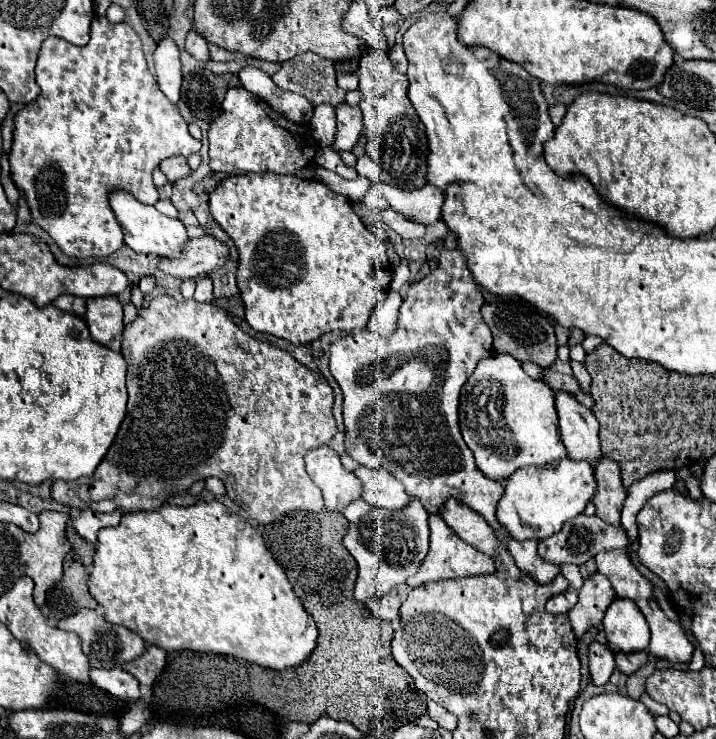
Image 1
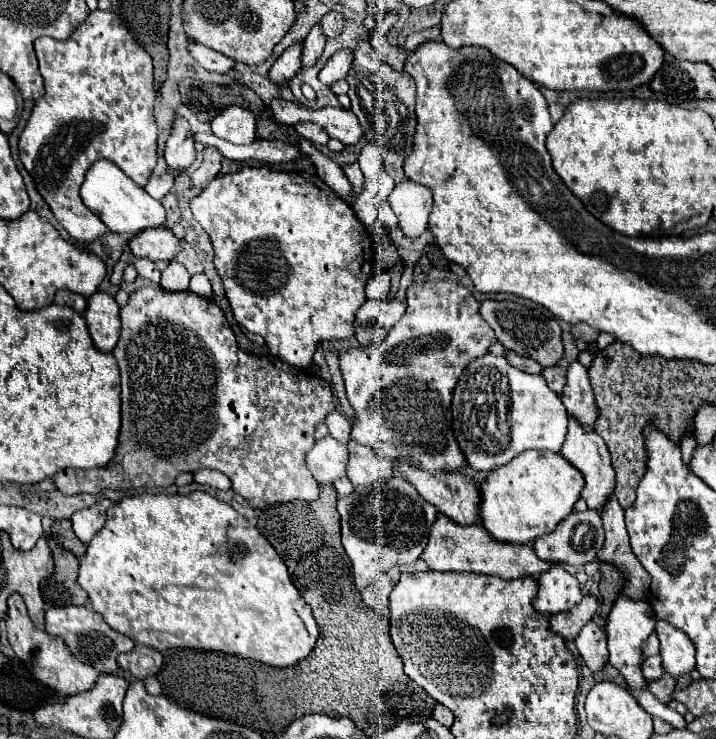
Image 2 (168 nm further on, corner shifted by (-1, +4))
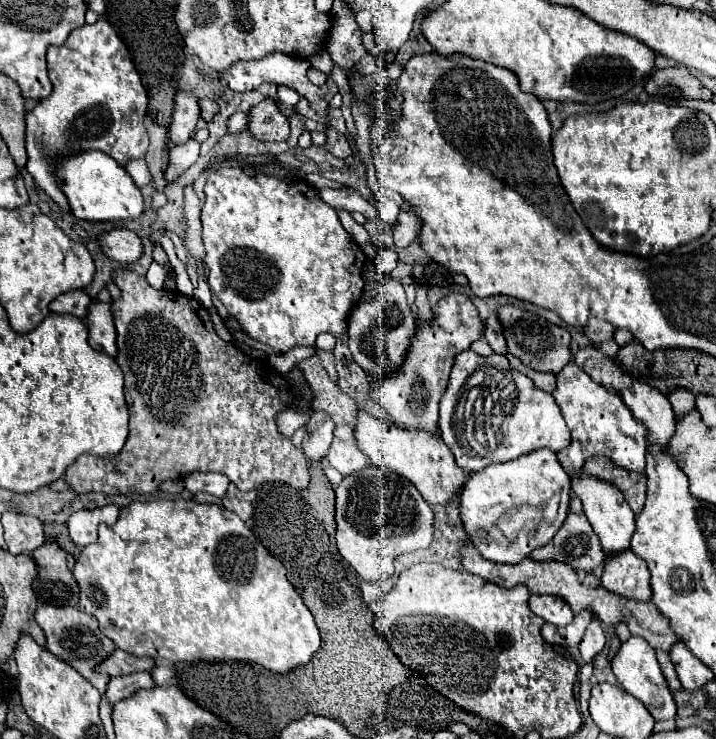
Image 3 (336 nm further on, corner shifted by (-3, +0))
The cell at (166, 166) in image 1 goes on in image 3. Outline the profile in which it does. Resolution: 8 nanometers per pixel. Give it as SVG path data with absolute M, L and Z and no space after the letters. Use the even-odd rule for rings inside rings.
M179 92L175 96L175 108L173 108L173 118L171 118L171 128L169 128L169 138L173 146L181 146L191 140L191 132L195 130L199 118L199 104L193 94Z

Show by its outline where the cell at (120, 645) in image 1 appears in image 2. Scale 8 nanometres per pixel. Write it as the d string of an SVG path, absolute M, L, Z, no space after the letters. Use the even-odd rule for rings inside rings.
M63 606L63 608L47 608L45 610L45 632L49 632L49 636L61 638L67 648L71 650L71 654L85 664L95 666L99 672L117 672L117 656L123 652L131 652L133 650L133 642L111 630L107 626L107 622L91 608L87 606Z

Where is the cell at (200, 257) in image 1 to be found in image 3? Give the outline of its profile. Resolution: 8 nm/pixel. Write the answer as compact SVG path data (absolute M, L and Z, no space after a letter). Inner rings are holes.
M117 228L111 230L107 234L103 234L99 238L99 244L103 248L103 252L121 262L121 264L131 264L131 262L139 262L139 258L143 256L143 242L141 238L125 228Z

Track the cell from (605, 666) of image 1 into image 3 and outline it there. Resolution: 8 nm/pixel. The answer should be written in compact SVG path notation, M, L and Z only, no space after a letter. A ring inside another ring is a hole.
M593 620L587 630L585 630L585 636L579 644L579 654L581 654L581 660L583 662L591 662L605 646L605 634L601 630L601 624L599 620Z

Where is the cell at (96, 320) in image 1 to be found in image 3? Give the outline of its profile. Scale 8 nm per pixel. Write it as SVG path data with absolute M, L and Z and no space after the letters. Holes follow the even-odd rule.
M93 300L89 306L89 314L85 318L85 324L89 328L89 344L93 350L105 352L109 356L117 354L117 330L111 316L111 304Z

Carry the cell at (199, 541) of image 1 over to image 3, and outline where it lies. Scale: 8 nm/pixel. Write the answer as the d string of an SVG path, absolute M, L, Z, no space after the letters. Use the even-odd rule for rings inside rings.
M153 498L149 502L131 502L129 506L121 508L119 518L113 526L99 526L97 542L81 548L81 554L75 564L75 580L79 584L79 608L99 620L99 628L105 636L109 636L117 648L123 648L135 656L151 656L155 660L171 660L171 662L191 662L191 660L245 660L265 666L271 672L285 674L293 668L307 664L311 656L319 650L319 630L309 612L303 604L303 598L295 592L285 576L285 566L273 558L253 536L253 532L245 526L245 522L225 506L217 504L199 504L195 500L167 500L167 498Z

